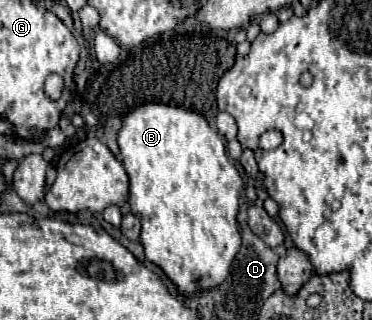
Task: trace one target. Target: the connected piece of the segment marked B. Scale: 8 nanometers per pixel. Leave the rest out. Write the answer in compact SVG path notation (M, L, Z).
M144 103L122 117L118 131L118 145L122 163L130 177L130 211L140 217L146 259L162 267L162 271L186 295L198 289L210 289L228 277L232 259L240 249L240 231L236 223L238 197L242 191L242 177L228 161L224 141L212 131L200 113L164 103Z

